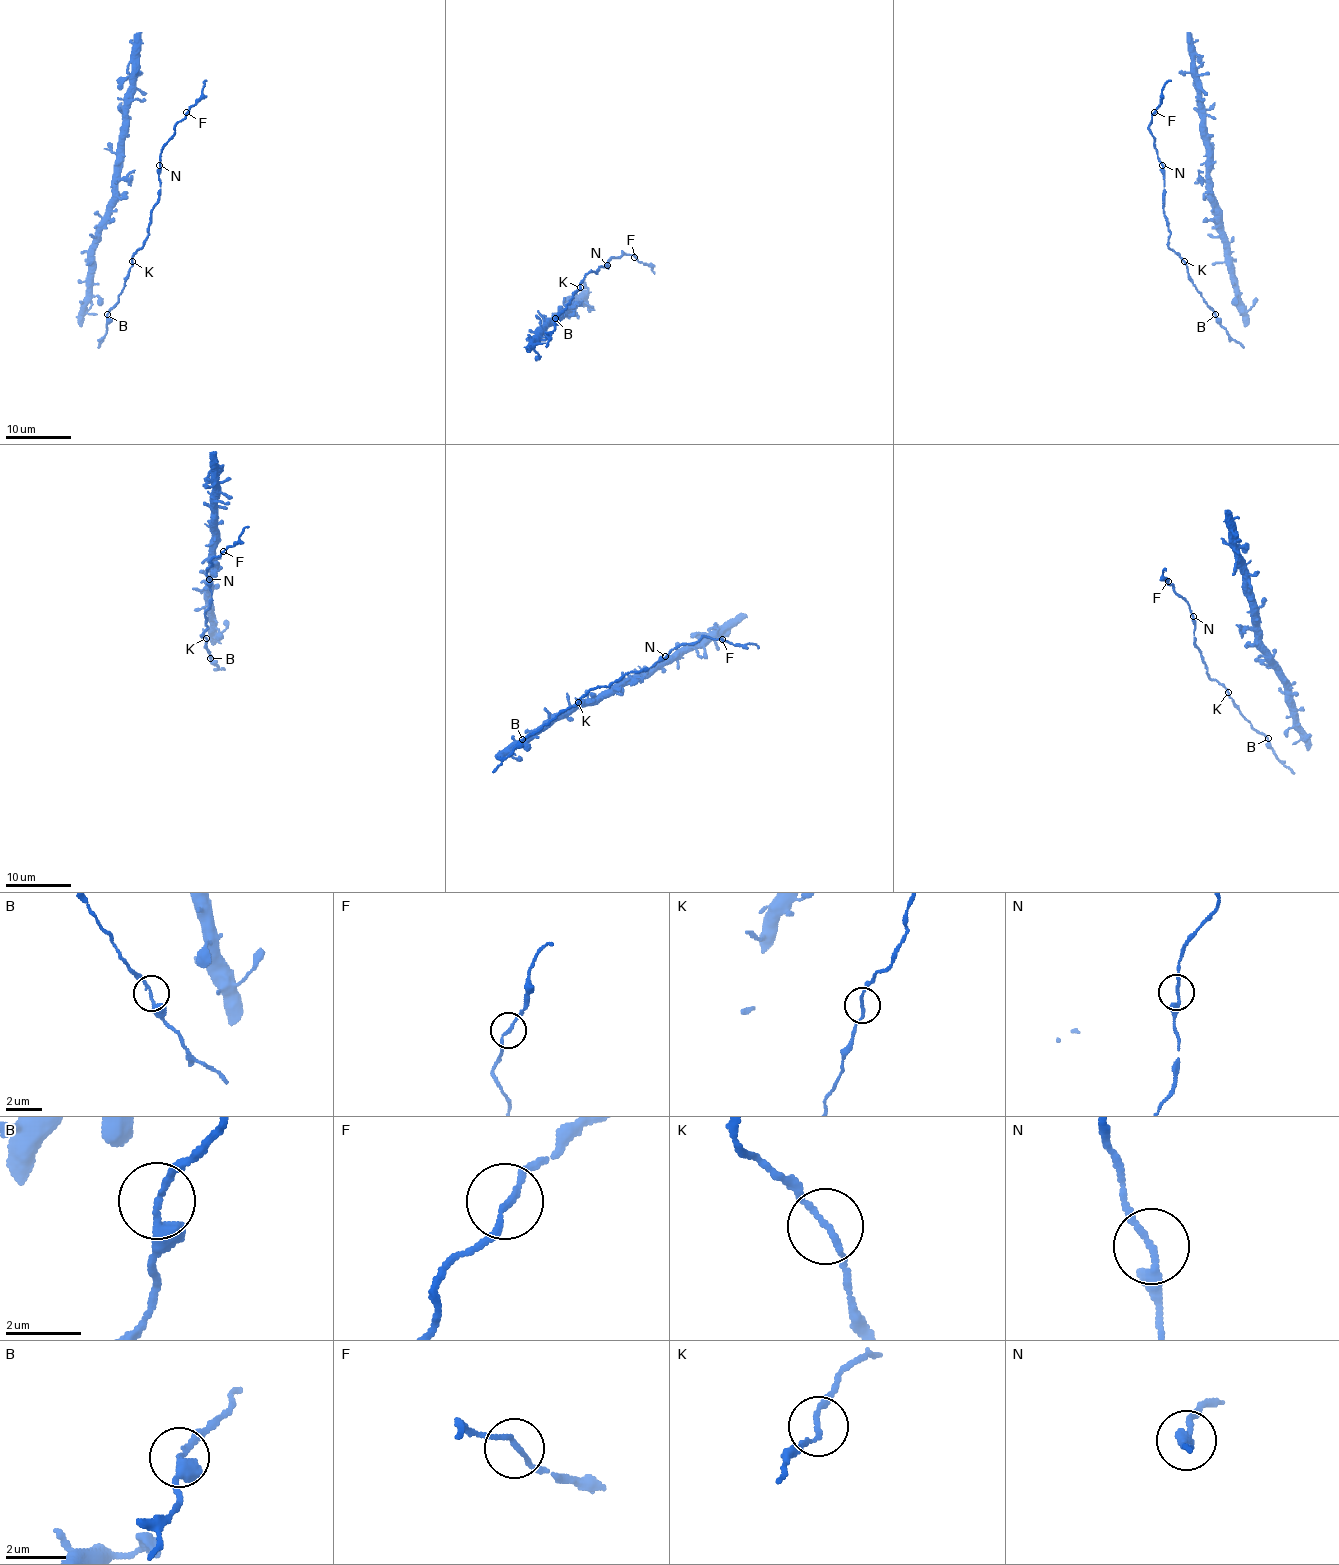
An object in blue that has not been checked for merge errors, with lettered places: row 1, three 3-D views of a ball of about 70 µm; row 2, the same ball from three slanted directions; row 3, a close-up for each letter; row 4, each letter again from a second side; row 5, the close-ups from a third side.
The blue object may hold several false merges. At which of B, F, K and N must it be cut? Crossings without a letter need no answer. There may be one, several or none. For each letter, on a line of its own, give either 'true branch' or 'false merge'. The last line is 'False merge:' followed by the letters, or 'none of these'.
B: true branch
F: true branch
K: true branch
N: true branch
False merge: none of these

